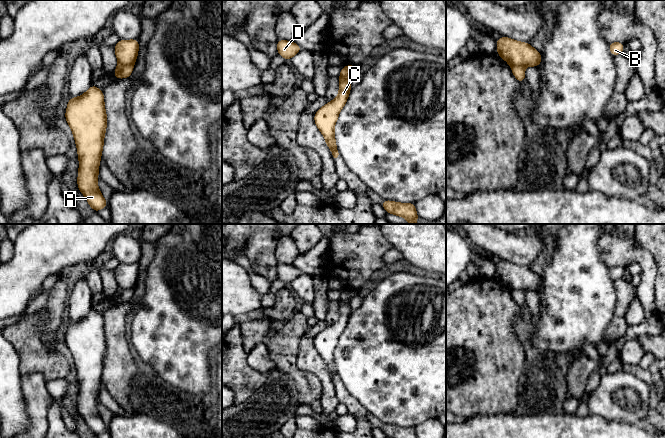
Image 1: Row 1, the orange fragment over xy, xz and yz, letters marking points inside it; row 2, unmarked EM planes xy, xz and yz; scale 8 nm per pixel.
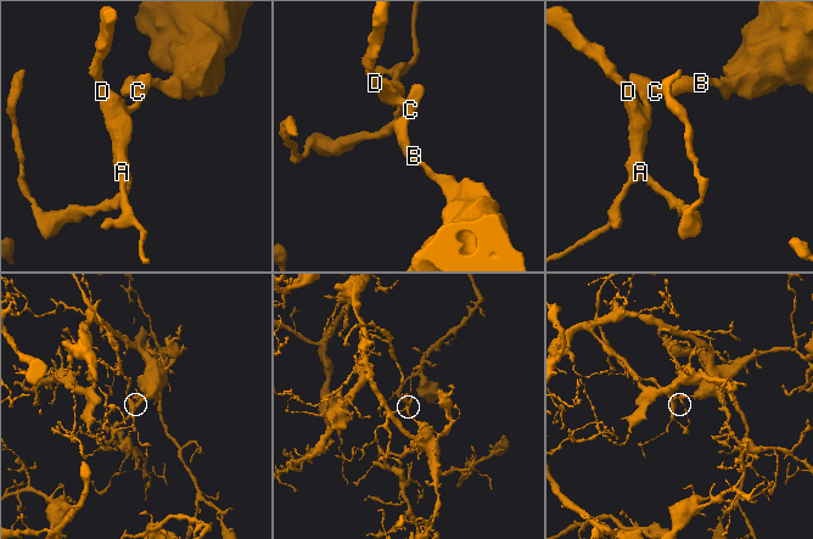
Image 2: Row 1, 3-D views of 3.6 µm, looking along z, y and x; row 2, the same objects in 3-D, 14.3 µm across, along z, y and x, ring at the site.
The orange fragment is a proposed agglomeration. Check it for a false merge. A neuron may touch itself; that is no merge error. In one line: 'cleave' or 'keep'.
cleave

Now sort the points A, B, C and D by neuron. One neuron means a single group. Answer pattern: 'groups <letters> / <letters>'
groups A D / B C

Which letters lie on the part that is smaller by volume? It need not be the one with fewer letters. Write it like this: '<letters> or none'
A, D

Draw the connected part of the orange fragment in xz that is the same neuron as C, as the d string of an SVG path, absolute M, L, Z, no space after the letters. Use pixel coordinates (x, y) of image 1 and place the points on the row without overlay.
M350 300L339 301L338 320L317 334L314 339L314 346L324 360L326 368L334 382L337 382L339 379L335 364L334 350L338 344L340 335L348 324L351 313Z

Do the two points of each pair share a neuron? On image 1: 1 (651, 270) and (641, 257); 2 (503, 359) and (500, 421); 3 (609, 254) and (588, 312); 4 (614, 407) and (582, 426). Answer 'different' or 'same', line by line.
1: same
2: different
3: different
4: different

